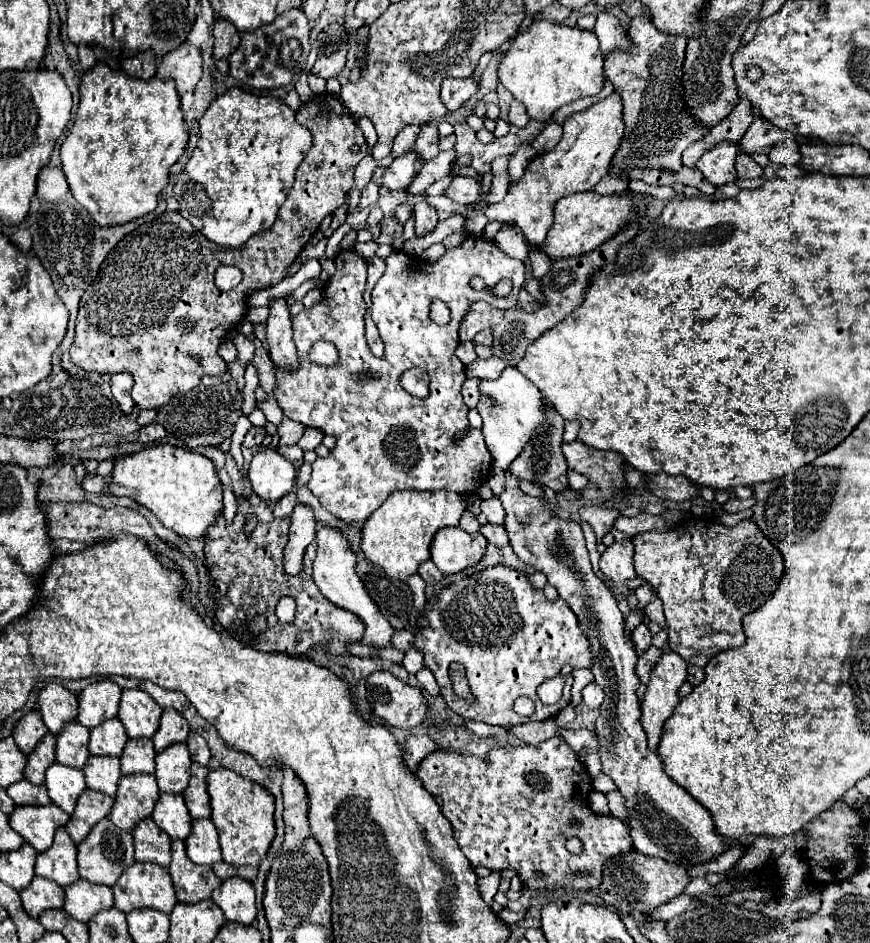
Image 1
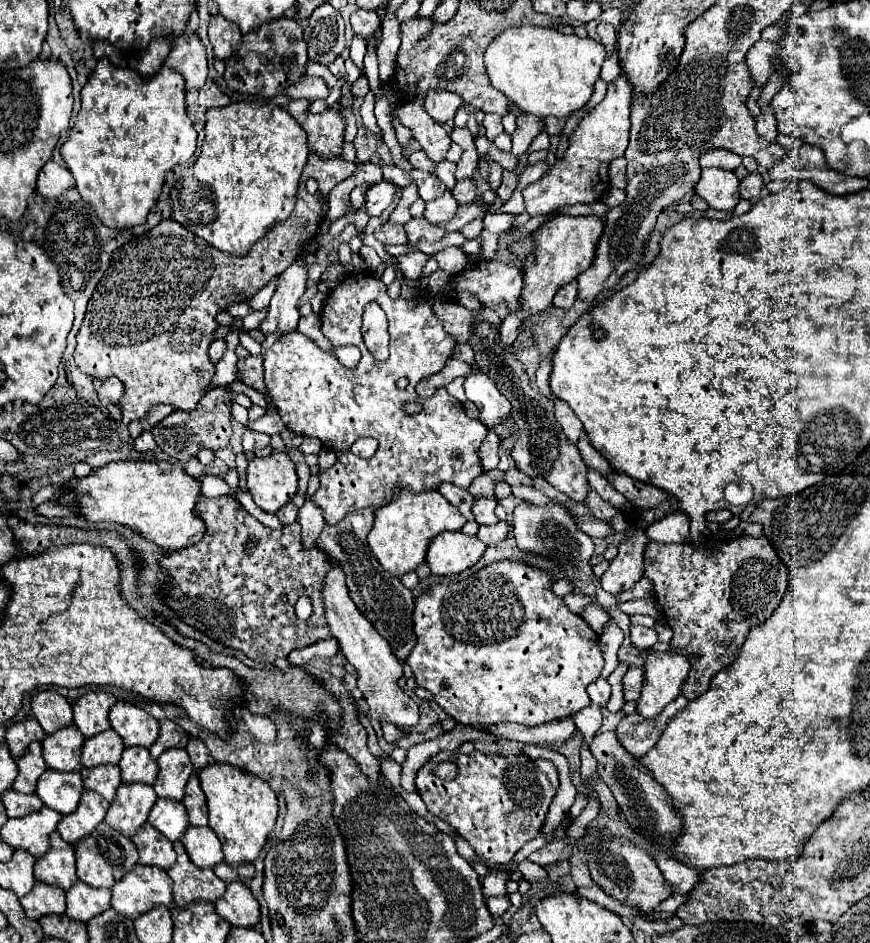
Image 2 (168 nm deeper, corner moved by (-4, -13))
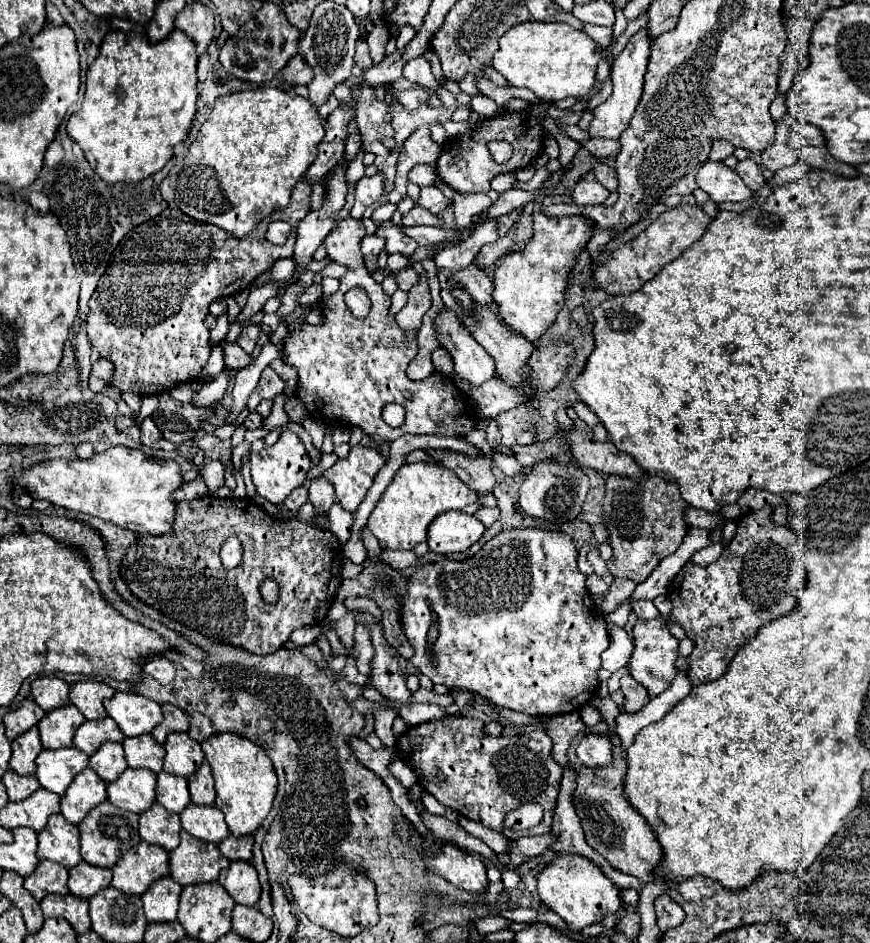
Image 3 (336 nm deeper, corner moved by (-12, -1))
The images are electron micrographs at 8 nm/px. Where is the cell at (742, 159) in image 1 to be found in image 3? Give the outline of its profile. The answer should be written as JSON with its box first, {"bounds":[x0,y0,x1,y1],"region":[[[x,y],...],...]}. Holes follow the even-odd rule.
{"bounds":[735,159,765,191],"region":[[[745,159],[745,161],[739,161],[739,165],[735,167],[735,171],[741,175],[741,179],[745,181],[745,185],[751,189],[751,191],[757,191],[765,185],[765,177],[759,169],[759,165],[753,161],[753,159]]]}

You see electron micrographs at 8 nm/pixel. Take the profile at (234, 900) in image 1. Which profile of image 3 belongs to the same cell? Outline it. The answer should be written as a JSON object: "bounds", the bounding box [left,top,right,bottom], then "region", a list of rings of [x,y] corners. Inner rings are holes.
{"bounds":[217,861,261,907],"region":[[[233,861],[217,881],[239,905],[253,907],[259,901],[261,885],[257,879],[257,871],[247,861]]]}

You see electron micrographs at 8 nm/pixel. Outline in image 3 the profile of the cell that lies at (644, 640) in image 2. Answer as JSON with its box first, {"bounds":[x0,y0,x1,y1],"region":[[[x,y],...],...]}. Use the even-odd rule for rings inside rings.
{"bounds":[633,601,659,621],"region":[[[637,601],[637,603],[633,603],[633,611],[641,621],[651,621],[651,619],[659,617],[659,611],[653,605],[653,601]]]}

